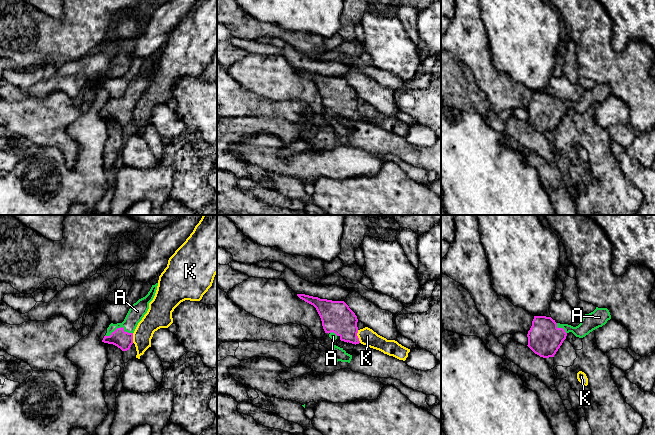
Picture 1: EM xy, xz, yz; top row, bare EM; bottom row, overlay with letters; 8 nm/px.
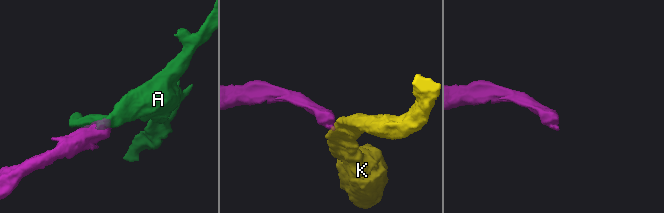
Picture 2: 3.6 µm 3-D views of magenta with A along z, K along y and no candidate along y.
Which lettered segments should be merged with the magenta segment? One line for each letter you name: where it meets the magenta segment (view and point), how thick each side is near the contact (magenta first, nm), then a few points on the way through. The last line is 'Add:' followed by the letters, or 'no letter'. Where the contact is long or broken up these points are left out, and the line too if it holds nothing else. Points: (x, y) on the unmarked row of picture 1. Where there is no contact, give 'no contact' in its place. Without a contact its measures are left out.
A: contact xy (119, 104); calibres 140 and 130 nm; way xy (123, 116), (119, 109), (119, 104), (137, 87)
Add: A

